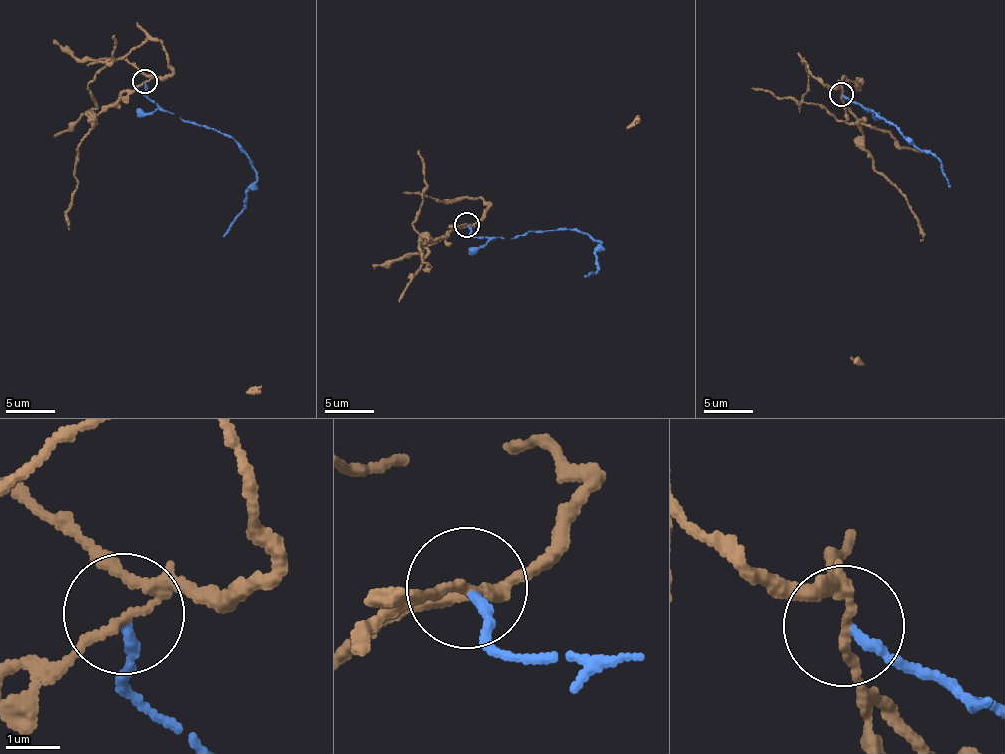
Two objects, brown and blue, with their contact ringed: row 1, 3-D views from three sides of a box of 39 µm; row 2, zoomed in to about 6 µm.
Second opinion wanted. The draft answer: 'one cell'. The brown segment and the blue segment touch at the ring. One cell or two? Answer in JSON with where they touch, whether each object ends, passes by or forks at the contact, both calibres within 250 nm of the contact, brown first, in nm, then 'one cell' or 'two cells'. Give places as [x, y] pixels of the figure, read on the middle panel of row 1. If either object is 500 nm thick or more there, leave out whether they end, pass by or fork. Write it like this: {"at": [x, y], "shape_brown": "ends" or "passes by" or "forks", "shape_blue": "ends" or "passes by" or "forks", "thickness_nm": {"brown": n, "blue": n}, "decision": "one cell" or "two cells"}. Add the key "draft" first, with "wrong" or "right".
{"draft": "wrong", "at": [467, 224], "shape_brown": "forks", "shape_blue": "ends", "thickness_nm": {"brown": 130, "blue": 170}, "decision": "two cells"}

